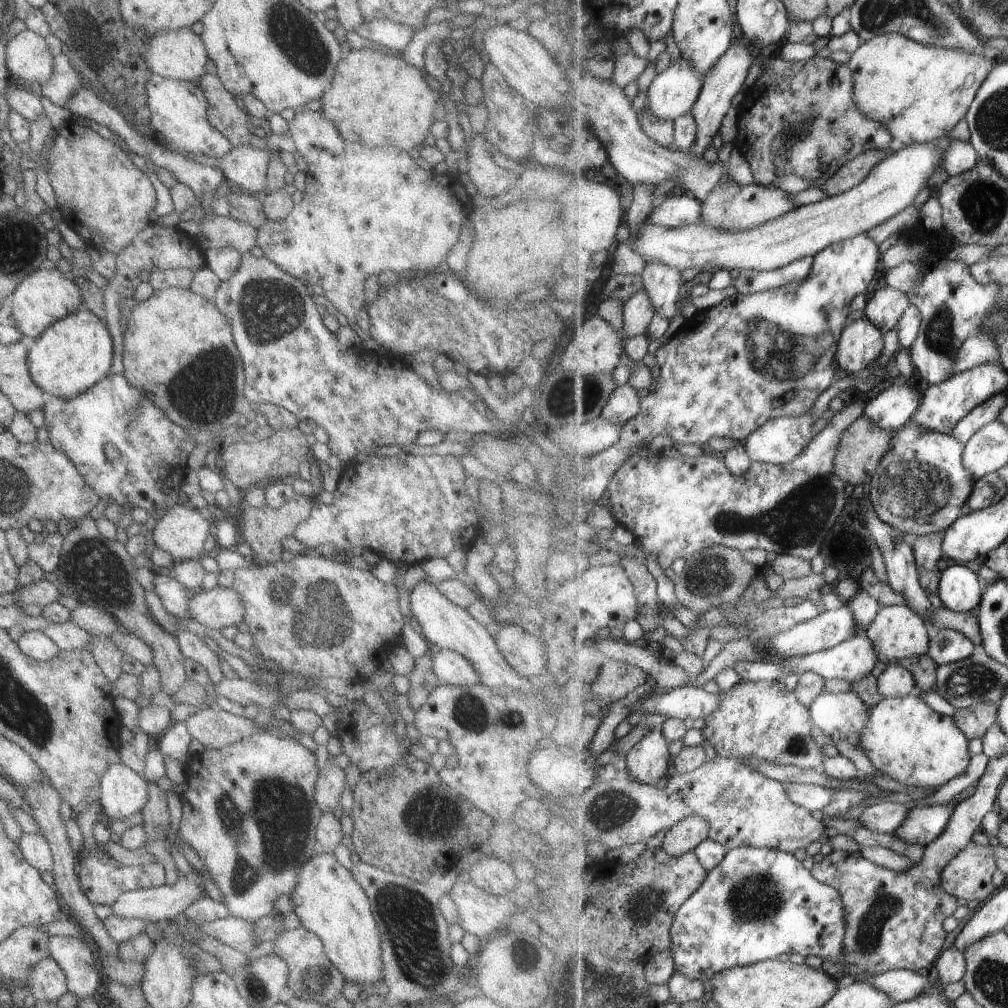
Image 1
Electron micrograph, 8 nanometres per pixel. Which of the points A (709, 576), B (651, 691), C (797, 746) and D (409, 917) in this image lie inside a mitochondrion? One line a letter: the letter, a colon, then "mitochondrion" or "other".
A: mitochondrion
B: other
C: mitochondrion
D: mitochondrion

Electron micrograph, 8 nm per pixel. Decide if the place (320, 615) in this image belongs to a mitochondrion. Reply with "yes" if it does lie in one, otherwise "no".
yes

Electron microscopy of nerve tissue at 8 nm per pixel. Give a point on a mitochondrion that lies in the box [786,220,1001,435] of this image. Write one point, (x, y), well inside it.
(939, 334)

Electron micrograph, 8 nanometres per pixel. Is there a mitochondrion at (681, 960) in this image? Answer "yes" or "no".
no

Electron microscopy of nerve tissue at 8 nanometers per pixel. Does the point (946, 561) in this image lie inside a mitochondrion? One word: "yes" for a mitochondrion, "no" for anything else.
no

